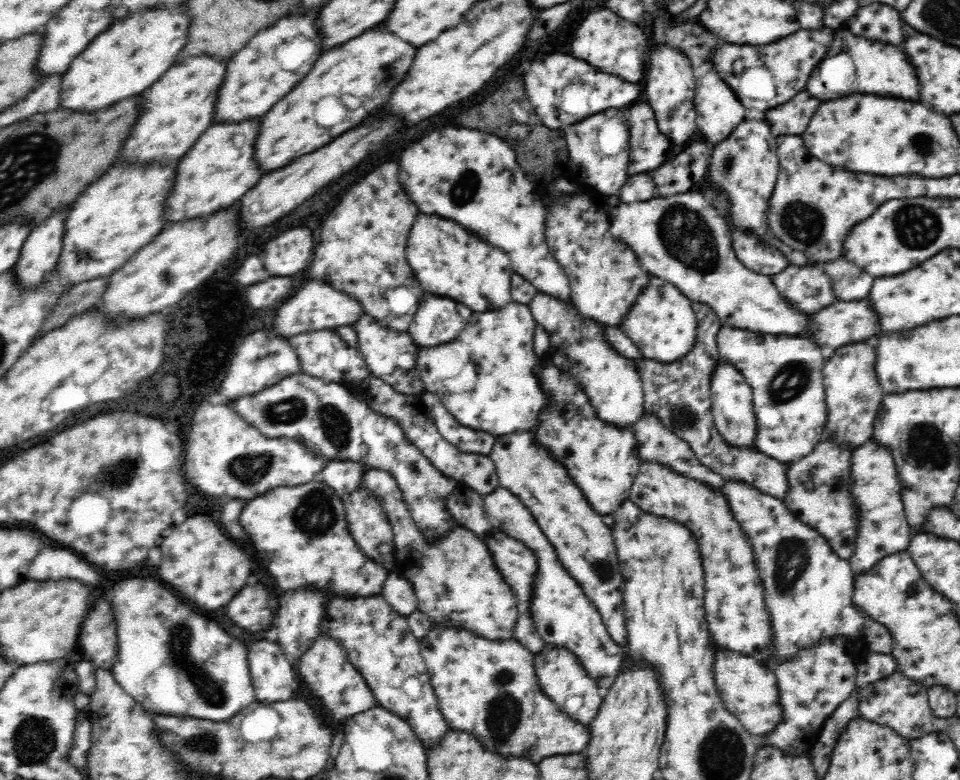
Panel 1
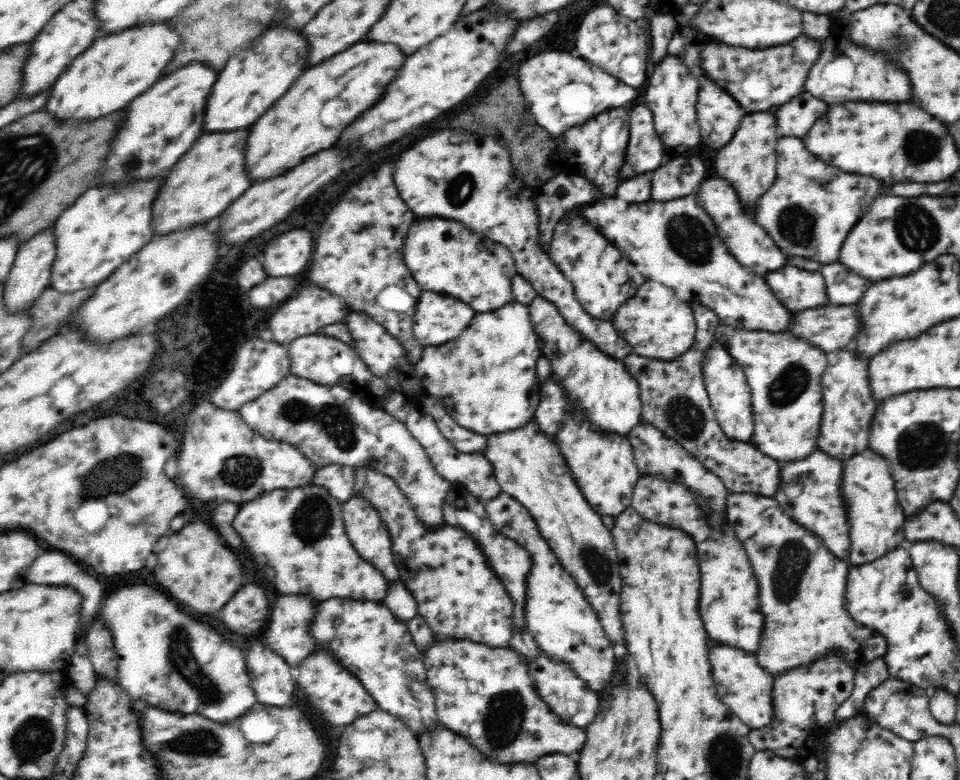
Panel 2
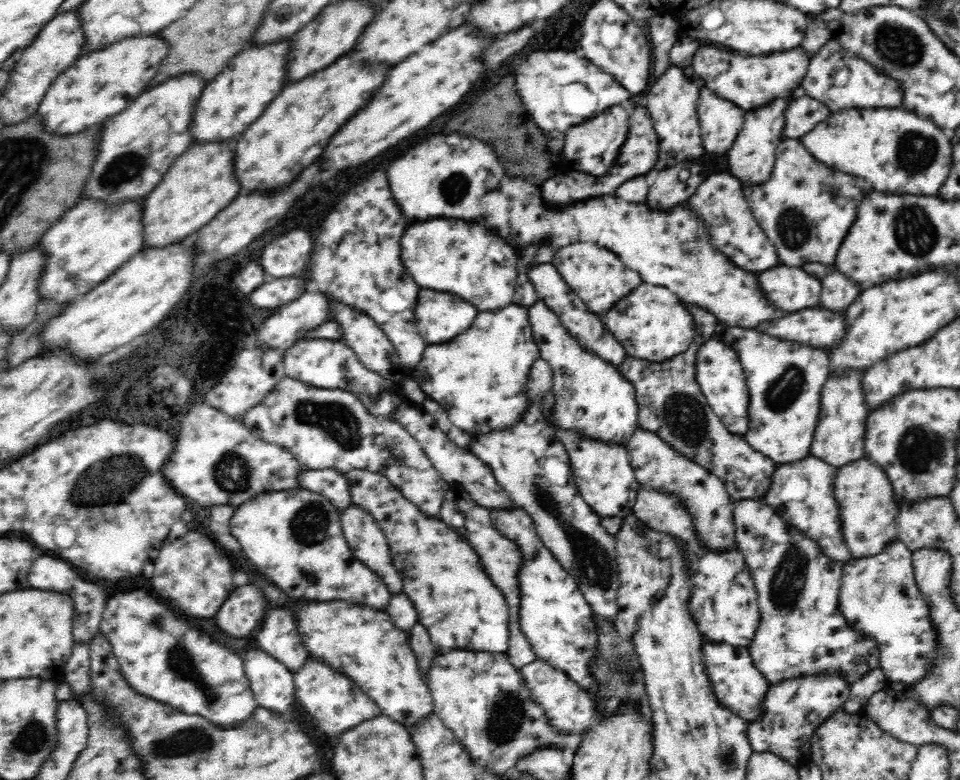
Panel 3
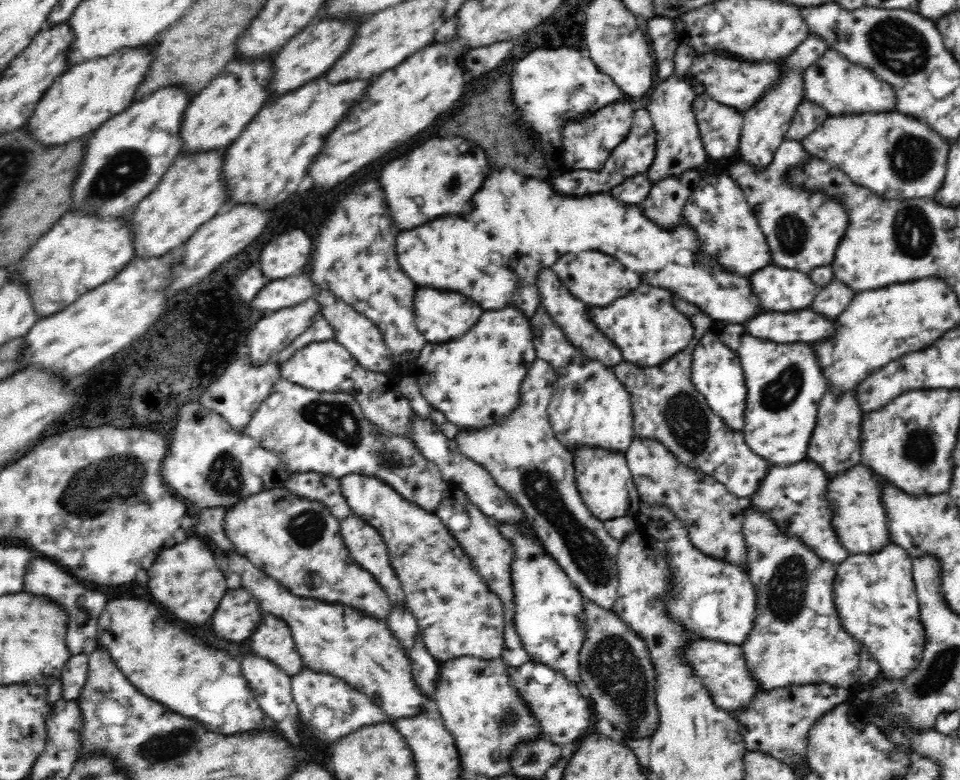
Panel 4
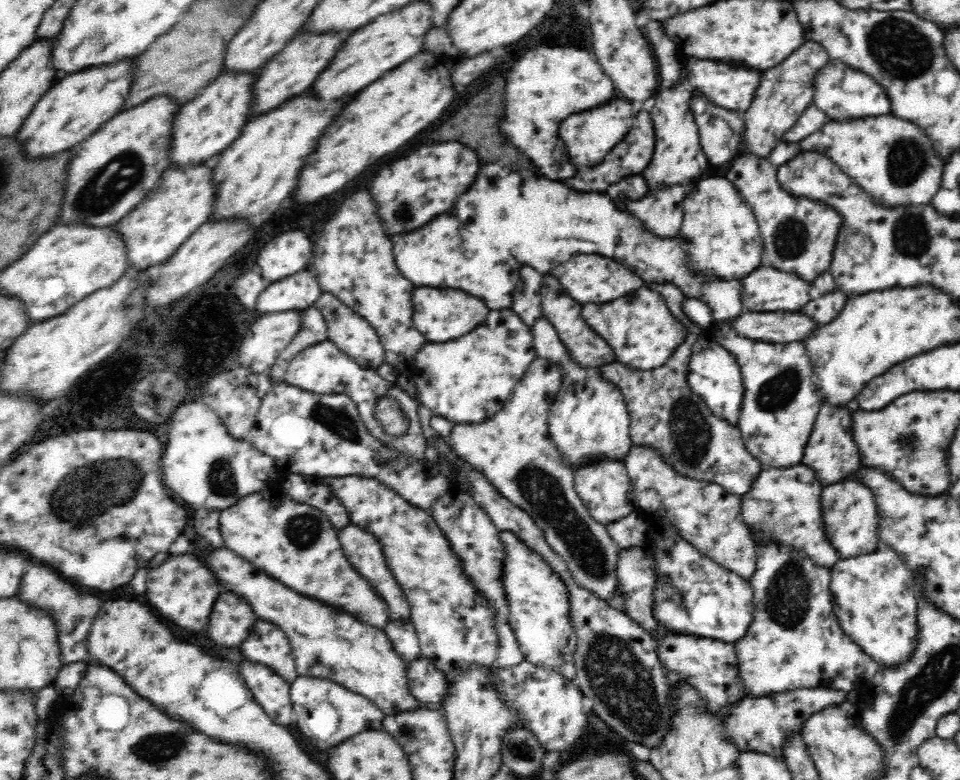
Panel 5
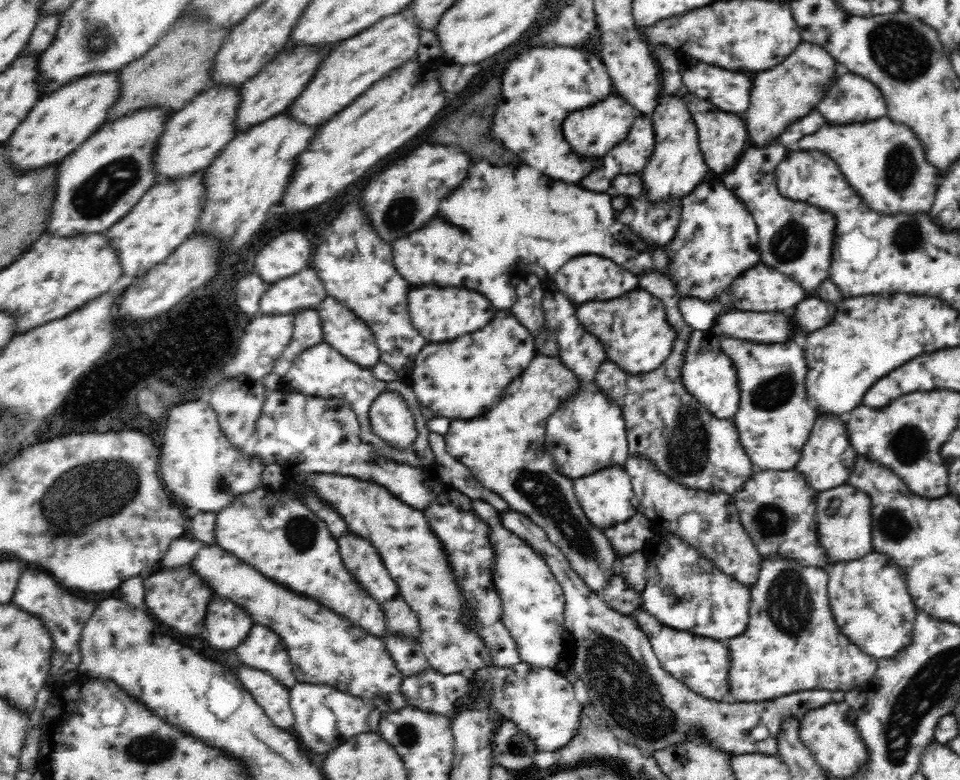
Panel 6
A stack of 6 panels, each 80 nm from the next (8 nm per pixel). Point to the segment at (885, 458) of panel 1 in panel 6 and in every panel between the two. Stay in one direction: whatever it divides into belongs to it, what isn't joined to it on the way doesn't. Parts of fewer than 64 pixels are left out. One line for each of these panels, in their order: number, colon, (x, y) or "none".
2: (878, 522)
3: (870, 509)
4: (861, 520)
5: (853, 520)
6: (844, 519)

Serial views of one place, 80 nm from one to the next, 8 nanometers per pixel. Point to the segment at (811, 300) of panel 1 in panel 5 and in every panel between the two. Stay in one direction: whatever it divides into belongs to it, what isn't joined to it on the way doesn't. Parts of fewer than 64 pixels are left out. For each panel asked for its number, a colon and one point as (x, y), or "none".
2: (799, 289)
3: (792, 288)
4: (780, 289)
5: (769, 289)

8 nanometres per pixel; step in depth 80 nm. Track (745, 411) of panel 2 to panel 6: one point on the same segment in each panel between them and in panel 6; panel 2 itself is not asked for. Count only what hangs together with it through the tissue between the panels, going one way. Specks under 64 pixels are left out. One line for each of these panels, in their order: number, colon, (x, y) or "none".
3: (720, 375)
4: (717, 372)
5: (713, 372)
6: (709, 374)

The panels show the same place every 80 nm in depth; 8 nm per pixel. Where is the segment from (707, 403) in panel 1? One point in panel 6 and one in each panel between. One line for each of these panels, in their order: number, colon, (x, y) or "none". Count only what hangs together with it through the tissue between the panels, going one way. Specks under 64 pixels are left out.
2: (674, 397)
3: (671, 403)
4: (667, 406)
5: (665, 413)
6: (665, 423)

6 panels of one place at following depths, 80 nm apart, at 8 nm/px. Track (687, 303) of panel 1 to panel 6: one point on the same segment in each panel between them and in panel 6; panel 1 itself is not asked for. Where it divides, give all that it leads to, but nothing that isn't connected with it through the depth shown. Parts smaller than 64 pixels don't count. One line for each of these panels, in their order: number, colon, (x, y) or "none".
2: (657, 324)
3: (652, 323)
4: (646, 325)
5: (641, 328)
6: (634, 327)

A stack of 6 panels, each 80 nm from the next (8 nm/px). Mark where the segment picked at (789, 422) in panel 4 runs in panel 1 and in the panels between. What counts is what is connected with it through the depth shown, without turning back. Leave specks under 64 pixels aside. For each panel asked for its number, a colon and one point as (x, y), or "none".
1: (785, 372)
2: (784, 371)
3: (785, 377)

